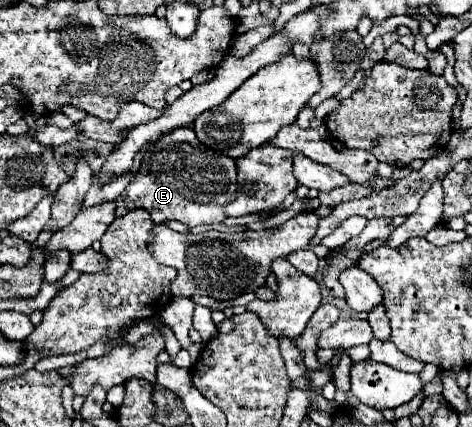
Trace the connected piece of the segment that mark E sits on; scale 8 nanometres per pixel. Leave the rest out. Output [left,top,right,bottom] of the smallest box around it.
[115,128,235,226]

